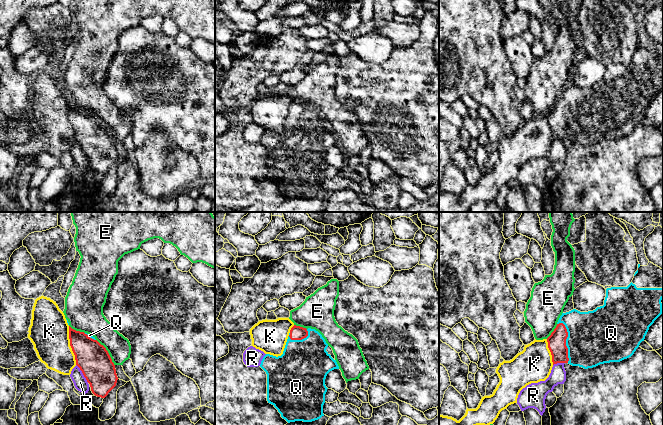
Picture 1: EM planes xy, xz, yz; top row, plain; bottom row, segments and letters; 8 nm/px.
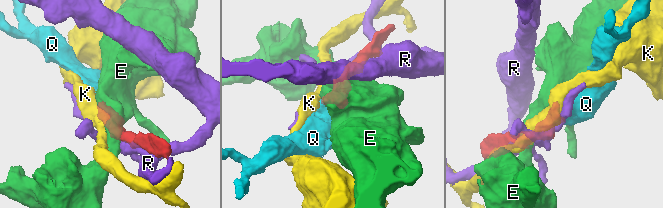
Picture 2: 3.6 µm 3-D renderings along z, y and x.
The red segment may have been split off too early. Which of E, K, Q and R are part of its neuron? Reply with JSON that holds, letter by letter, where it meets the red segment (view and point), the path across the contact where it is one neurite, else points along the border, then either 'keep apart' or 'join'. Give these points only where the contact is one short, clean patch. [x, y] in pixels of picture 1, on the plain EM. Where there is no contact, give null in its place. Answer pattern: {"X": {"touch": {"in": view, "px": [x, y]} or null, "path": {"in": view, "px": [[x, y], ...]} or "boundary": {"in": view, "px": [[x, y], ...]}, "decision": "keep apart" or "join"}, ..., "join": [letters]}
{"E": {"touch": {"in": "xy", "px": [107, 128]}, "decision": "keep apart"}, "K": {"touch": {"in": "xy", "px": [70, 121]}, "decision": "keep apart"}, "Q": {"touch": {"in": "yz", "px": [565, 117]}, "path": {"in": "yz", "px": [[556, 117], [565, 117], [595, 113]]}, "decision": "join"}, "R": {"touch": {"in": "xy", "px": [82, 148]}, "decision": "keep apart"}, "join": ["Q"]}

